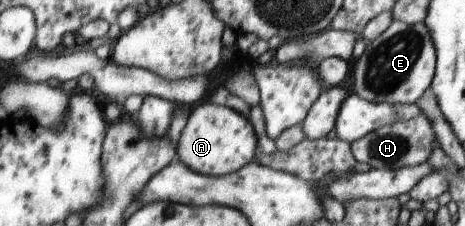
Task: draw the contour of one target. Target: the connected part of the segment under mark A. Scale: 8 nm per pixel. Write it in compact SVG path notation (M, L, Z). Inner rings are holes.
M209 102L196 106L190 112L180 132L176 148L178 159L189 170L214 177L237 172L246 165L246 162L252 160L254 152L256 152L256 136L246 117L229 107Z

